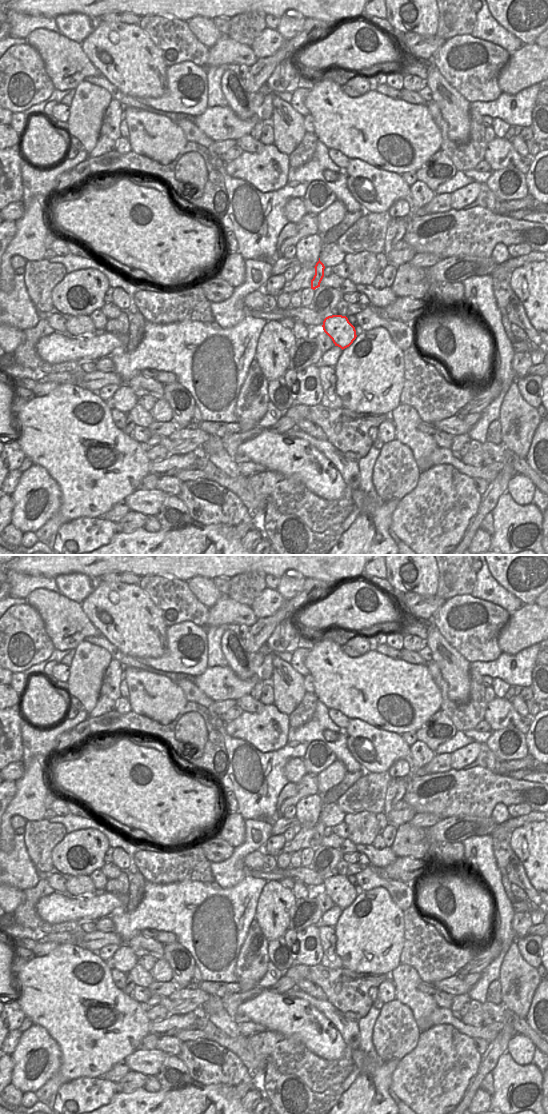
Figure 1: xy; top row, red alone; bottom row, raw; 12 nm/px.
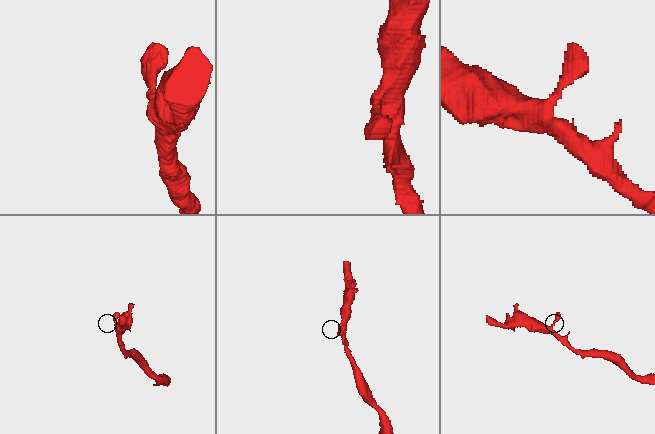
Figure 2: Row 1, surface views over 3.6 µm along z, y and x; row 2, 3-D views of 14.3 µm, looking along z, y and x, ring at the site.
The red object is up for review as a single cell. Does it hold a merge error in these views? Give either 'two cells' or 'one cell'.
one cell

